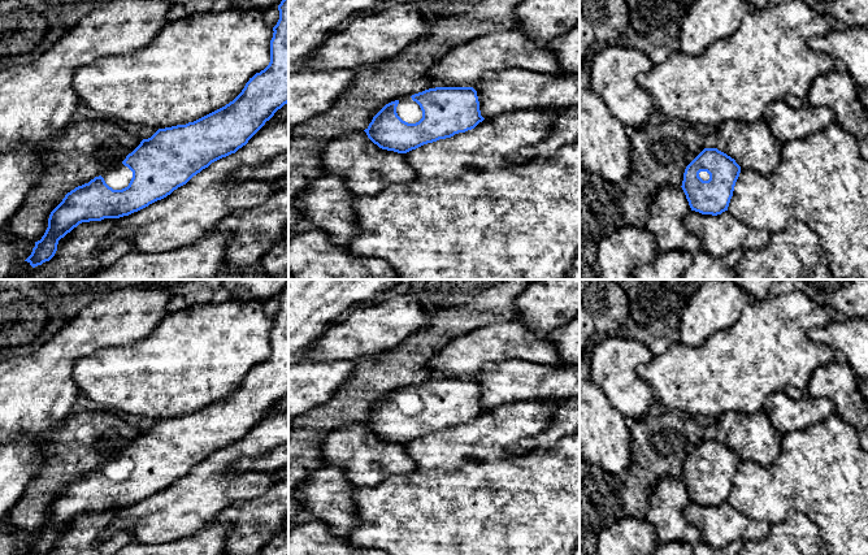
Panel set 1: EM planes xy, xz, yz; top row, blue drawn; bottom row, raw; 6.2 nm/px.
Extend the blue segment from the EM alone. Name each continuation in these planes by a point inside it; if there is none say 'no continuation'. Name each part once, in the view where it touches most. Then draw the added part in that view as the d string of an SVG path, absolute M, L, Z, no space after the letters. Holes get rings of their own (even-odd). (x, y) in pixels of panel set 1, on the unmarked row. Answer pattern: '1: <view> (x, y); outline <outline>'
1: xz (407, 400); outline M411 386L398 391L399 395L396 398L396 404L403 412L408 415L416 415L422 409L422 402L420 396L412 391Z

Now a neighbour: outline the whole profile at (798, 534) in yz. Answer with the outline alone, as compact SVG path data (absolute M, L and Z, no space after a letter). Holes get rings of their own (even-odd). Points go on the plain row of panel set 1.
M791 510L782 523L772 524L769 533L760 541L746 541L737 555L829 555L820 528L803 512Z

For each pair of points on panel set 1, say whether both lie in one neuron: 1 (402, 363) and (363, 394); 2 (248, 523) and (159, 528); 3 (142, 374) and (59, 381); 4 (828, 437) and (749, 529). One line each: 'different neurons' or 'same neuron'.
1: same neuron
2: different neurons
3: different neurons
4: different neurons

